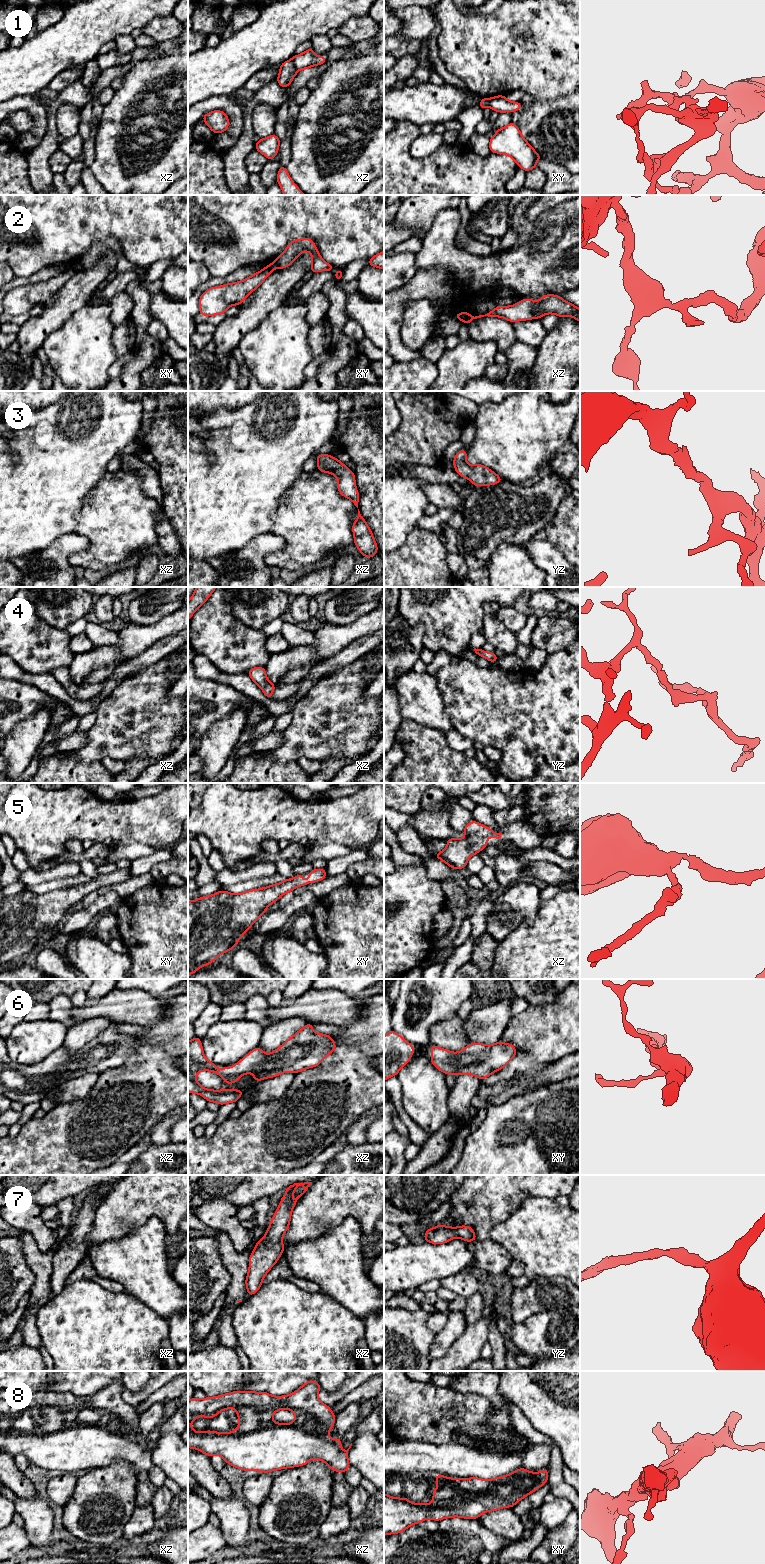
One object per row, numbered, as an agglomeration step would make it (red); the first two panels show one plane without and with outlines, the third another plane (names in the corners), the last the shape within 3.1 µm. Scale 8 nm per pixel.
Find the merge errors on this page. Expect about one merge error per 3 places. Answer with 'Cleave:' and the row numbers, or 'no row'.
Cleave: 1, 2

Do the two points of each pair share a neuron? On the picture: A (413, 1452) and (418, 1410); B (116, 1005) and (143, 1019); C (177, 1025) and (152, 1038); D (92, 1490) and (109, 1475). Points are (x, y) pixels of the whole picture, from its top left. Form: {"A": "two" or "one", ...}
{"A": "two", "B": "one", "C": "one", "D": "one"}

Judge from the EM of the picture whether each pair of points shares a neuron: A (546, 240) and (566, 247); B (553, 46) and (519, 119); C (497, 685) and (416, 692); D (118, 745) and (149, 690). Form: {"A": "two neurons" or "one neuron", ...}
{"A": "two neurons", "B": "two neurons", "C": "two neurons", "D": "one neuron"}

